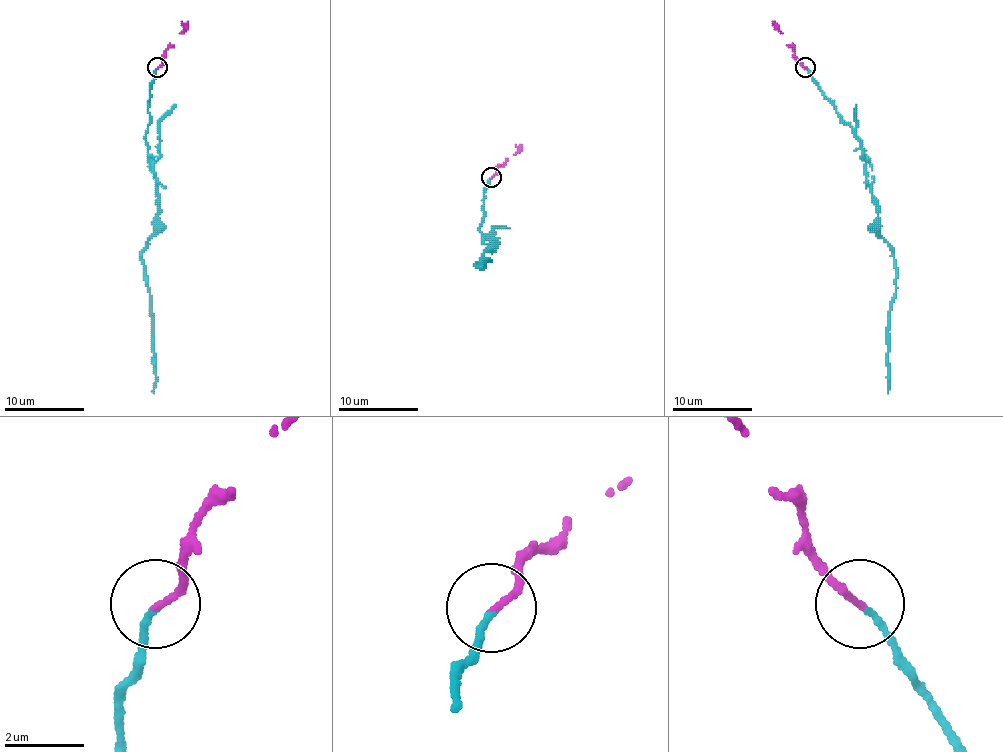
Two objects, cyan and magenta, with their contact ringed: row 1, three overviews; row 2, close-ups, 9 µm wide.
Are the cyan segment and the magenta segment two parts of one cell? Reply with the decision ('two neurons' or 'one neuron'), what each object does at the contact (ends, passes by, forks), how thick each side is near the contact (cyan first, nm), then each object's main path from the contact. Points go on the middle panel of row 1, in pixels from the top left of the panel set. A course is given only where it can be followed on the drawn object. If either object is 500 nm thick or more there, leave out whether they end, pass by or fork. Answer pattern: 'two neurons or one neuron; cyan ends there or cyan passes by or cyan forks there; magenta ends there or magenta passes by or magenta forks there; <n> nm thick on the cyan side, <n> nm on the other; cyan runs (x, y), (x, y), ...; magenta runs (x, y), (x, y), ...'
one neuron; cyan ends there; magenta ends there; 150 nm thick on the cyan side, 170 nm on the other; cyan runs (492, 178), (484, 190), (480, 232), (492, 244), (476, 266), (482, 268), (488, 260); magenta runs (492, 176), (521, 144)

